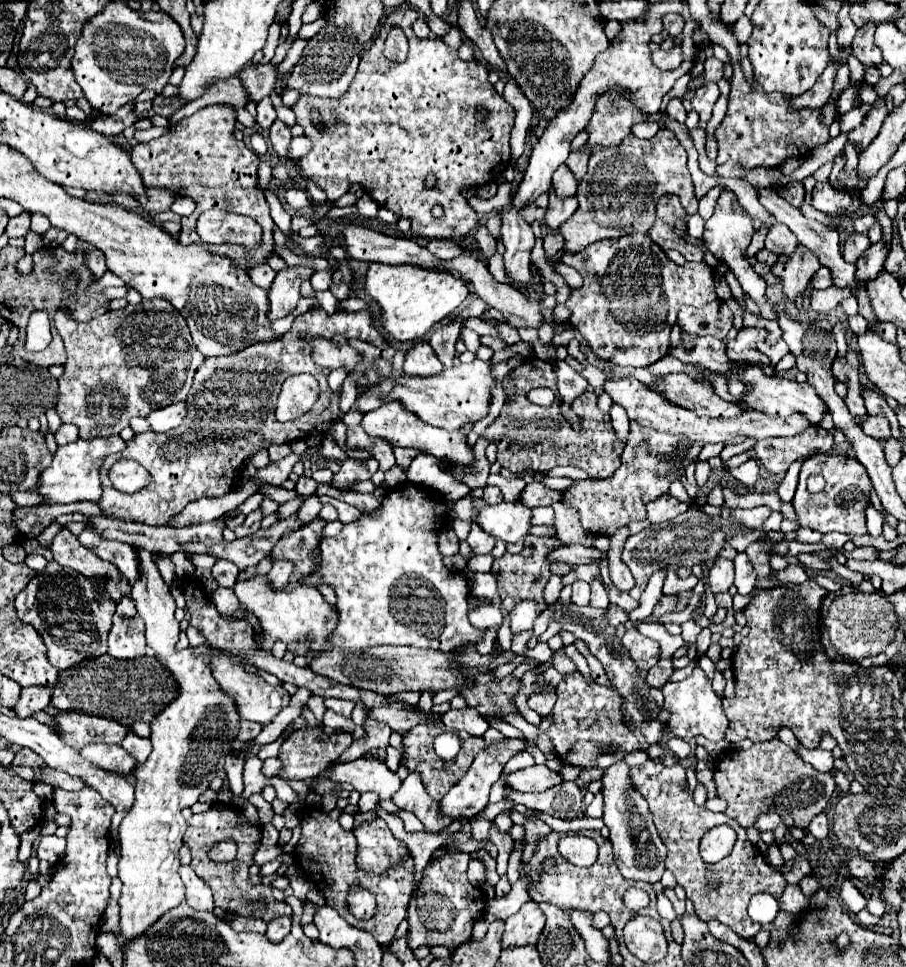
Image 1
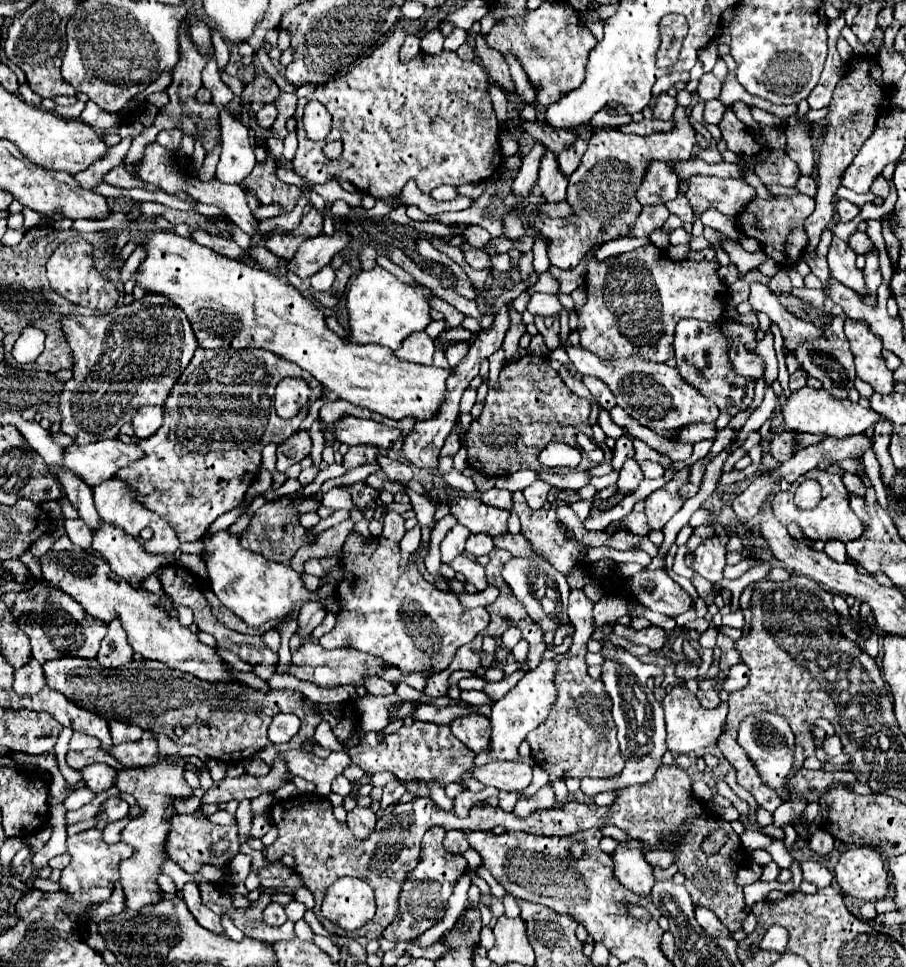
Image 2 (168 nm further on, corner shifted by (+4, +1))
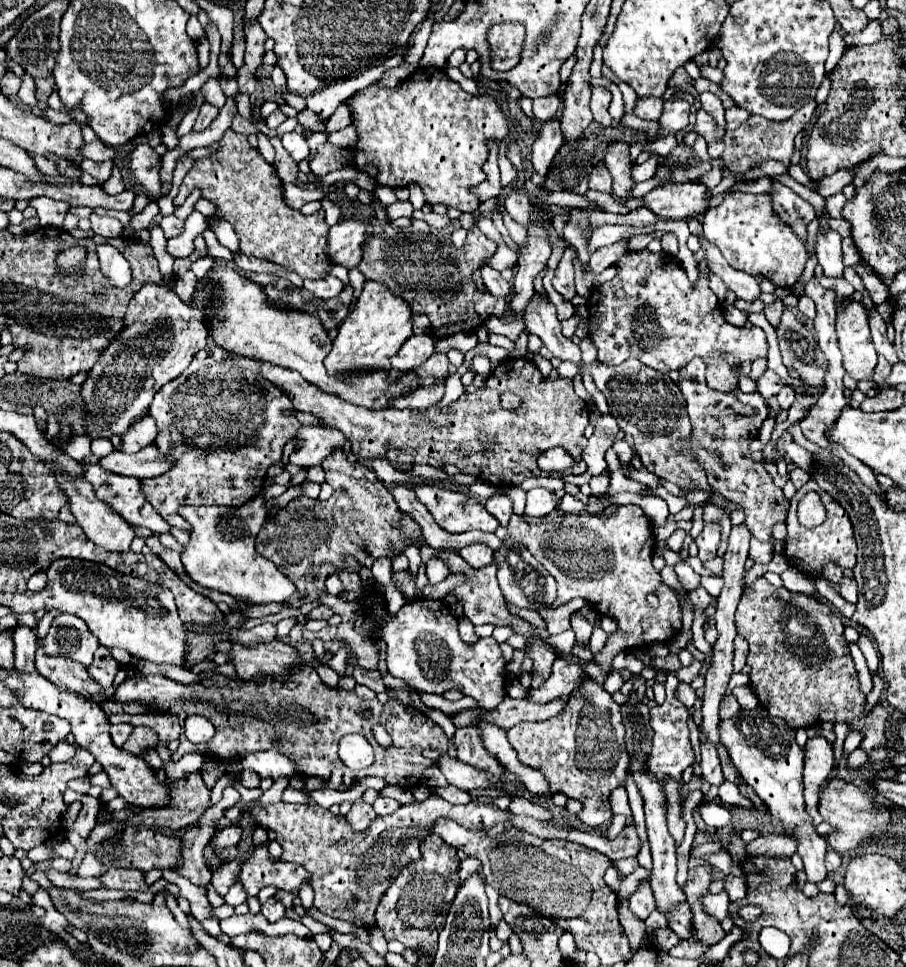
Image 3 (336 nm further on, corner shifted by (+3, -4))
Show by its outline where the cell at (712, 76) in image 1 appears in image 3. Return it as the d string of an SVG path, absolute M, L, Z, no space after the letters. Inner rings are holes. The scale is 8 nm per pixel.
M701 93L699 99L701 99L701 107L715 119L717 127L725 129L727 121L725 121L725 107L721 105L721 99L717 95L713 95L713 93Z

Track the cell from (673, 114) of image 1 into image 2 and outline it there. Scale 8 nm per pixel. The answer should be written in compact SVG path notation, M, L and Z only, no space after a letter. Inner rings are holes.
M668 92L660 94L658 104L656 104L656 108L654 108L654 118L658 118L658 120L670 120L670 118L674 116L676 106L678 106L678 104L676 104L676 98L674 98L674 96L670 96Z

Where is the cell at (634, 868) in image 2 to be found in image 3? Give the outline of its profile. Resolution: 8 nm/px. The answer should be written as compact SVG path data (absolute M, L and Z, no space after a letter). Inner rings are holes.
M641 883L639 889L631 895L629 909L641 921L645 921L651 915L651 911L655 911L655 899L653 899L653 893L649 891L649 883Z

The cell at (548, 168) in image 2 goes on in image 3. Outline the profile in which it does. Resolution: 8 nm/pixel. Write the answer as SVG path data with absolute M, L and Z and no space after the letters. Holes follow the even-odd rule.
M551 119L543 123L543 127L537 131L535 143L531 145L531 163L533 169L545 177L545 171L549 171L549 163L553 161L557 149L563 145L563 133L561 133L561 121Z

